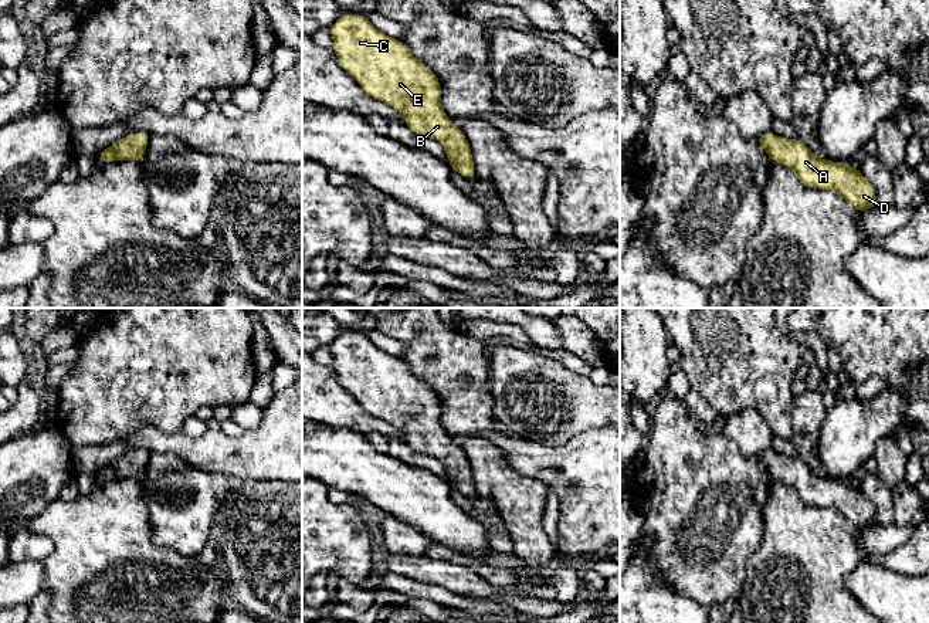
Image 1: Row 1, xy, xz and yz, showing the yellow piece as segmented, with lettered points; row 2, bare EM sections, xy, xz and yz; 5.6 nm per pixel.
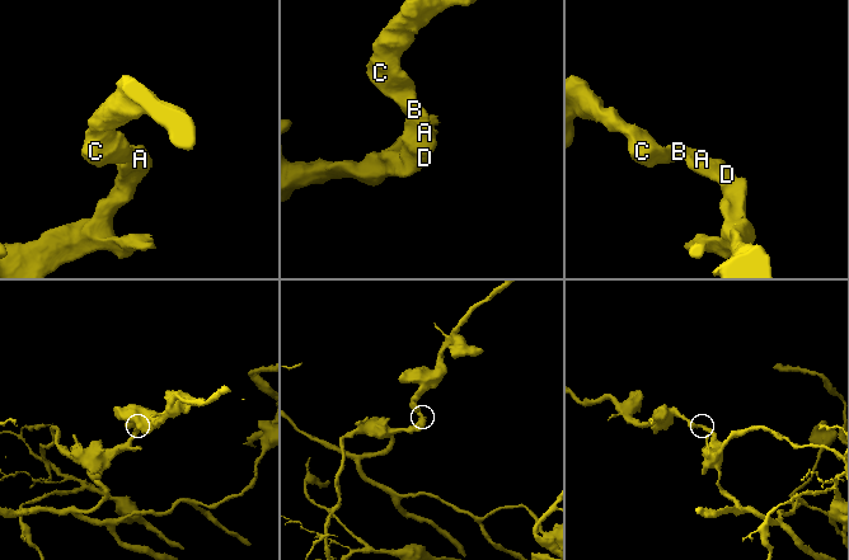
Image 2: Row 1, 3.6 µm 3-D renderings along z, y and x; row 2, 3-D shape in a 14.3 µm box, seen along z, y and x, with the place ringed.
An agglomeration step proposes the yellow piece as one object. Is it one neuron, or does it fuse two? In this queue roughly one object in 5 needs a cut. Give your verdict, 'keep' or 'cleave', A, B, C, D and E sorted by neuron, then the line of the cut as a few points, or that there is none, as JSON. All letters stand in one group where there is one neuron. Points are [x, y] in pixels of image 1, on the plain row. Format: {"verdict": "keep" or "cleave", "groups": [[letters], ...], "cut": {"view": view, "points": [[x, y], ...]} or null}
{"verdict": "keep", "groups": [["A", "B", "C", "D", "E"]], "cut": null}

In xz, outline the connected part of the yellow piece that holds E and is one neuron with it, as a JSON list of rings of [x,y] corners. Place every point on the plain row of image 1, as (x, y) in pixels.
[[[356,331],[342,332],[329,345],[339,383],[374,417],[383,419],[404,433],[404,441],[411,450],[440,458],[451,487],[461,494],[474,497],[475,485],[471,461],[441,424],[441,403],[438,395],[410,366],[397,356],[379,349],[367,335]]]

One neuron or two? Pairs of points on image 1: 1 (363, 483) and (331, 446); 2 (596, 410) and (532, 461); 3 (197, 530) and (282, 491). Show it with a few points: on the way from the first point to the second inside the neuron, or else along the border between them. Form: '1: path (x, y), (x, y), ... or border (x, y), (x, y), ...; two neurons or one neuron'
1: path (359, 474), (339, 454); one neuron
2: border (582, 432), (559, 444), (543, 444), (519, 439); two neurons
3: border (224, 514), (214, 530); two neurons

